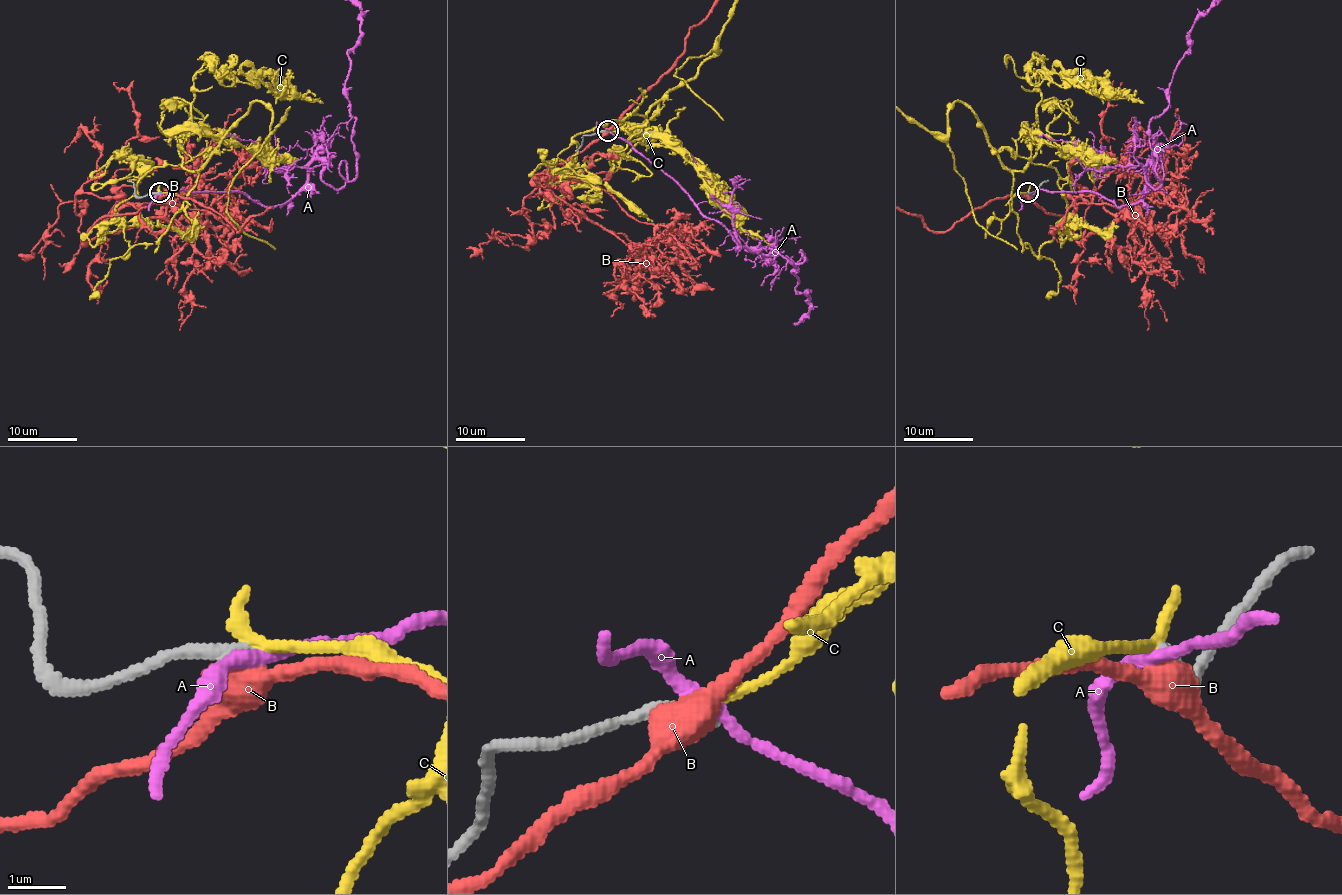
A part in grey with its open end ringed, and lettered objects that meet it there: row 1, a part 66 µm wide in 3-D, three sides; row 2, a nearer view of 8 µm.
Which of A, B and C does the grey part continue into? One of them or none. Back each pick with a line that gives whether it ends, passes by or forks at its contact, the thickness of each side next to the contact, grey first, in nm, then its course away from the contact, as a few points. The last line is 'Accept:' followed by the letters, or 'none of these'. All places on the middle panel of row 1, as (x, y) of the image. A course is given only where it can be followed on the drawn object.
C: It ends there. Thickness 220 nm (grey) against 260 nm
Accept: C

